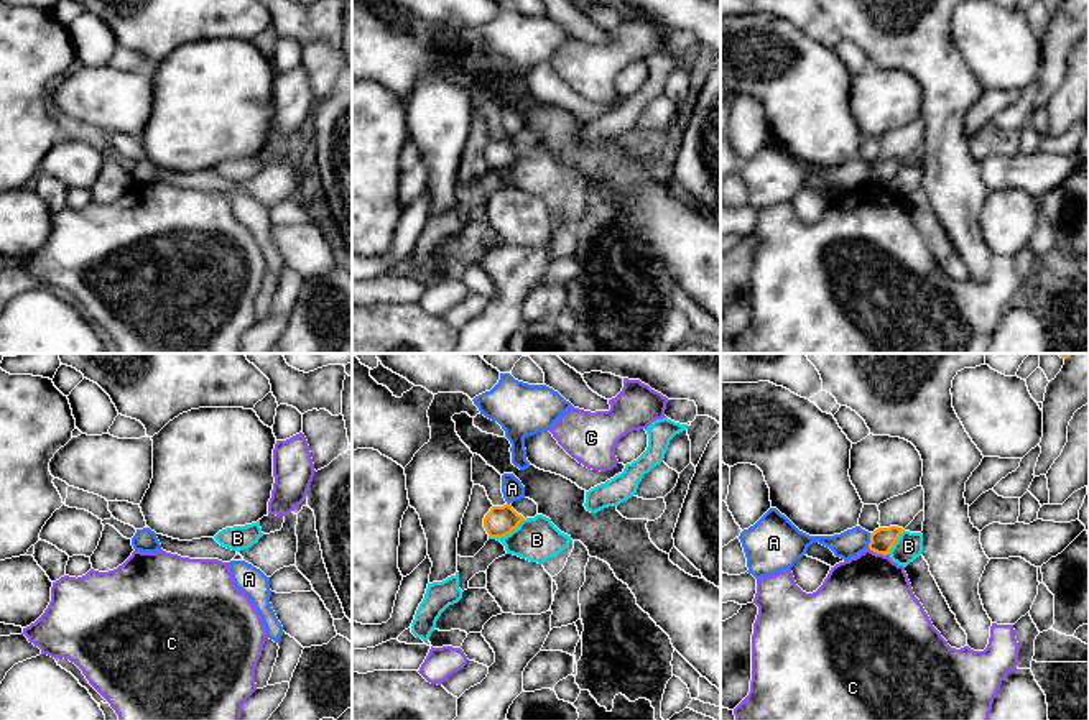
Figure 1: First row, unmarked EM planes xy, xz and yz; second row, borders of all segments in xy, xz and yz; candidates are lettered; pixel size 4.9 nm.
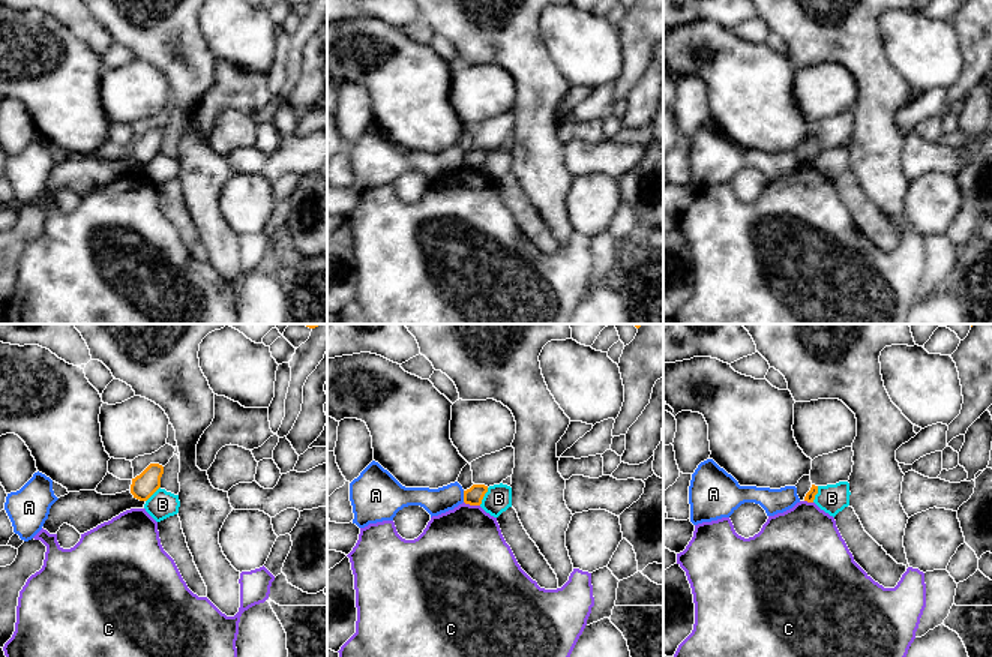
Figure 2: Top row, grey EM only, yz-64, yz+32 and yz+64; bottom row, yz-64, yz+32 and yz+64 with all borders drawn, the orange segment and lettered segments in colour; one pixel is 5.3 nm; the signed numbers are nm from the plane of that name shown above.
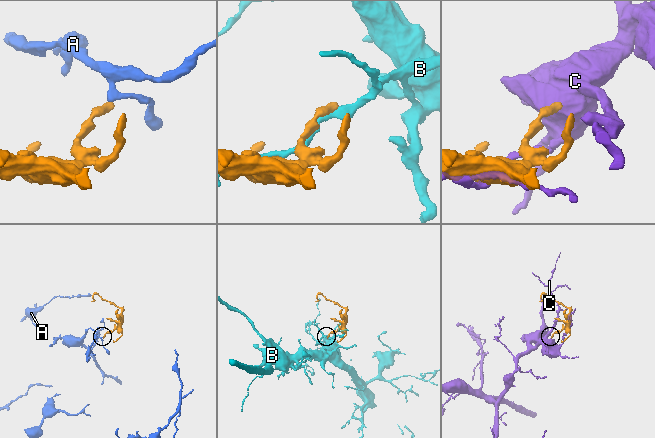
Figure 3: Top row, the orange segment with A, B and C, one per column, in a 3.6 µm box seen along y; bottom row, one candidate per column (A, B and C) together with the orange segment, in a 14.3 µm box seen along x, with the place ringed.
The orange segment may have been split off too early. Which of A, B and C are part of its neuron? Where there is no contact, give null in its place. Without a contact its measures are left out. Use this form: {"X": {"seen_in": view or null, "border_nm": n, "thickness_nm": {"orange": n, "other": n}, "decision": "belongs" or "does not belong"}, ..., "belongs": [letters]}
{"A": {"seen_in": "yz", "border_nm": 80, "thickness_nm": {"orange": 120, "other": 140}, "decision": "does not belong"}, "B": {"seen_in": "xz", "border_nm": 200, "thickness_nm": {"orange": 150, "other": 220}, "decision": "does not belong"}, "C": {"seen_in": "yz", "border_nm": 100, "thickness_nm": {"orange": 120, "other": 460}, "decision": "does not belong"}, "belongs": []}

